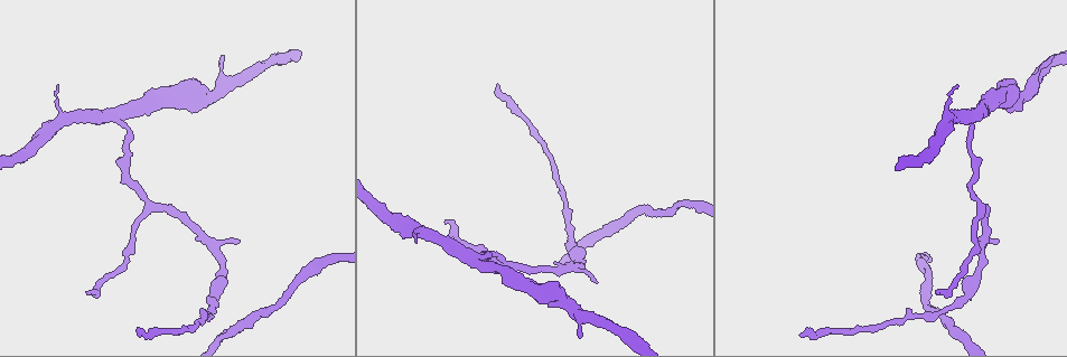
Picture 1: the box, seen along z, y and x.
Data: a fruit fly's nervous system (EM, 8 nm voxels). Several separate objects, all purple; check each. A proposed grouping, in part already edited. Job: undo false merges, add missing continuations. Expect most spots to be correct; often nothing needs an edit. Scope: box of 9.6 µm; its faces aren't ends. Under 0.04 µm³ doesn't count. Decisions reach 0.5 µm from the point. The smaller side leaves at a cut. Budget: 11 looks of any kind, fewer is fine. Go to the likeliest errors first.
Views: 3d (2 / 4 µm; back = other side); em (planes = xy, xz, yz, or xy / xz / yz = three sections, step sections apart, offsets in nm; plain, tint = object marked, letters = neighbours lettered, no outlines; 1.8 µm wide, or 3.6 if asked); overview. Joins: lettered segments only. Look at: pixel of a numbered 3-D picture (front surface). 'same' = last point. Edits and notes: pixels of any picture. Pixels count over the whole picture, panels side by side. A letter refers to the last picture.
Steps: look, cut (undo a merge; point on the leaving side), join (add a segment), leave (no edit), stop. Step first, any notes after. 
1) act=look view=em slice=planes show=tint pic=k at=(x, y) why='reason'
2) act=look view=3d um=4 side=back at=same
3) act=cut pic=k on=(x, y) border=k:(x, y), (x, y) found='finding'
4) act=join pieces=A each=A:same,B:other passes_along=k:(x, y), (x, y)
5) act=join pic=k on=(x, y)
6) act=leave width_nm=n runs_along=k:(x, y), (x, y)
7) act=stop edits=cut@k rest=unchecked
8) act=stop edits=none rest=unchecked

act=look view=3d um=2 side=back pic=1 at=(138, 334)

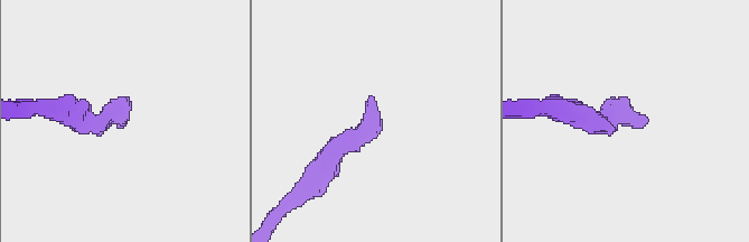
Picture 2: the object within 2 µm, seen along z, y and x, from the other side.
act=look view=em slice=yz step=8 show=plain pic=2 at=(120, 119) why='shape alone is not enough'

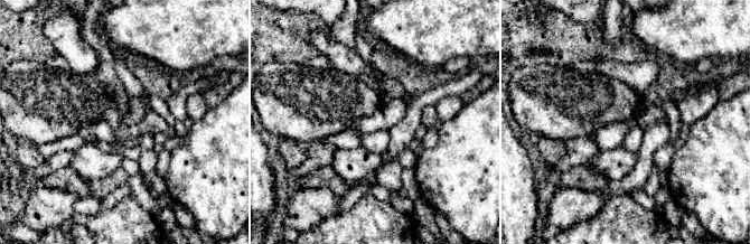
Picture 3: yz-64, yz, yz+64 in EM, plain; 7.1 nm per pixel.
act=look view=em slice=yz step=8 show=letters at=same

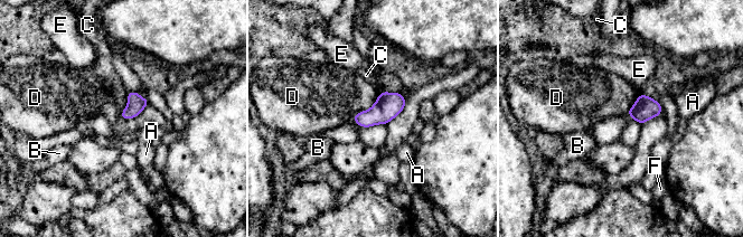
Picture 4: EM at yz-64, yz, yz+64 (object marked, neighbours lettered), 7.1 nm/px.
act=leave longest_contact=D:300nm each=A:other,B:other,C:other,D:other,E:other,F:other border=4:(381, 92), (367, 110), (351, 119) found='none of them fits'

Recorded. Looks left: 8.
act=look view=em slice=xy step=8 show=letters pic=1 at=(446, 221) why='an open end'

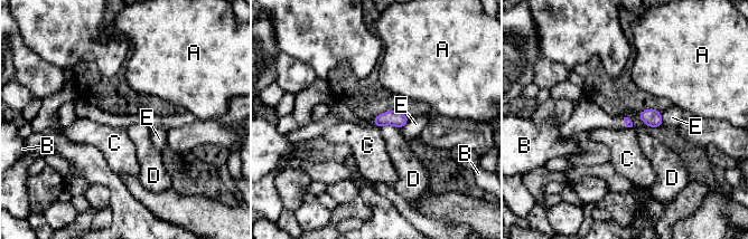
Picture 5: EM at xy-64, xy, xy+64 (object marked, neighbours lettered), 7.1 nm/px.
act=leave width_nm=90 each=A:other,B:other,C:other,D:other,E:other found='none of them fits'

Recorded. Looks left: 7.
act=look view=em slice=planes show=tint pic=1 at=(214, 303) why='thick turns thin'

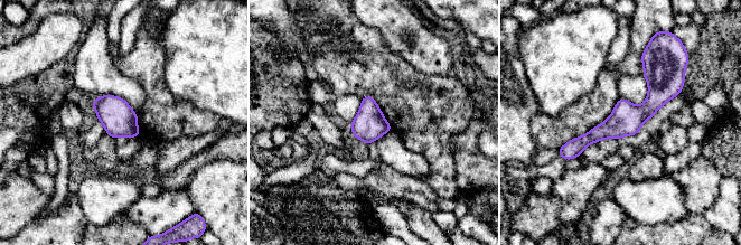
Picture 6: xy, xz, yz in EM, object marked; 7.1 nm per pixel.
act=look view=em slice=planes show=letters at=same why='see the neighbours'

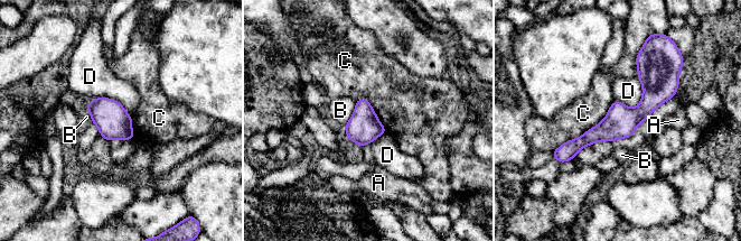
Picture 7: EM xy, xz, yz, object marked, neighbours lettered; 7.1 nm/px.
act=leave width_nm=240 each=A:other,B:other,C:other,D:other runs_along=7:(643, 62), (648, 101), (562, 159) found='continuous, no second neuron'

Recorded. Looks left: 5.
act=look view=em slice=planes show=letters pic=1 at=(223, 55)

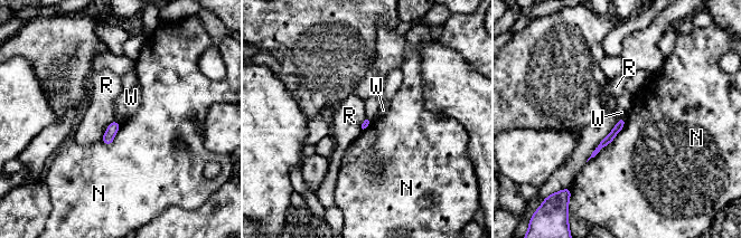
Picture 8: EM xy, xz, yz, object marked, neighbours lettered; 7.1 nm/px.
act=leave each=N:other,R:other,W:other border=8:(114, 118), (101, 140) found='none of them fits'

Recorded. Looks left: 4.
act=stop edits=none rest=unchecked

